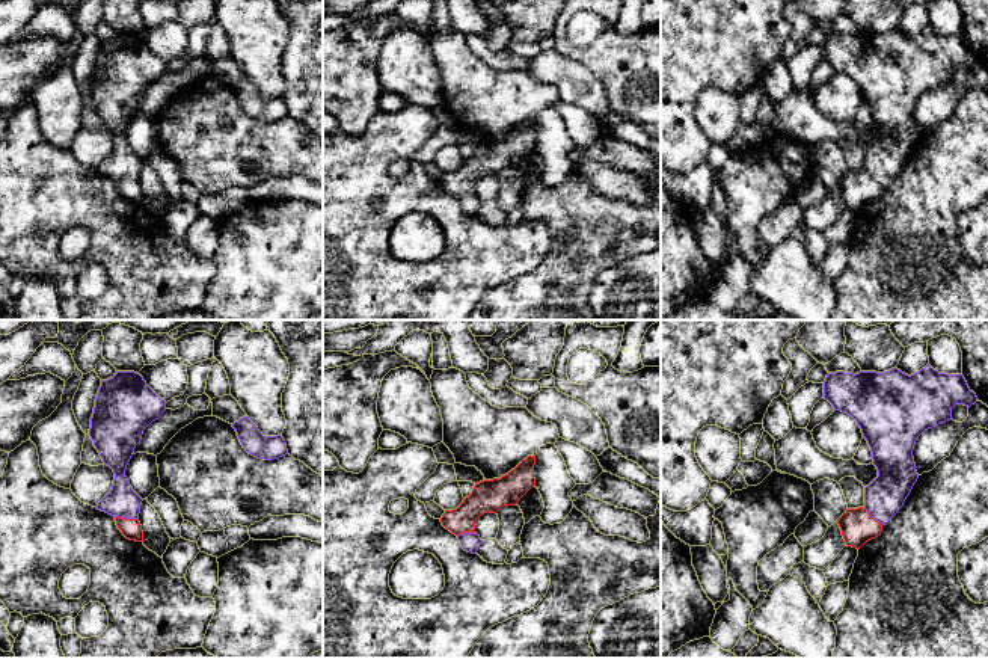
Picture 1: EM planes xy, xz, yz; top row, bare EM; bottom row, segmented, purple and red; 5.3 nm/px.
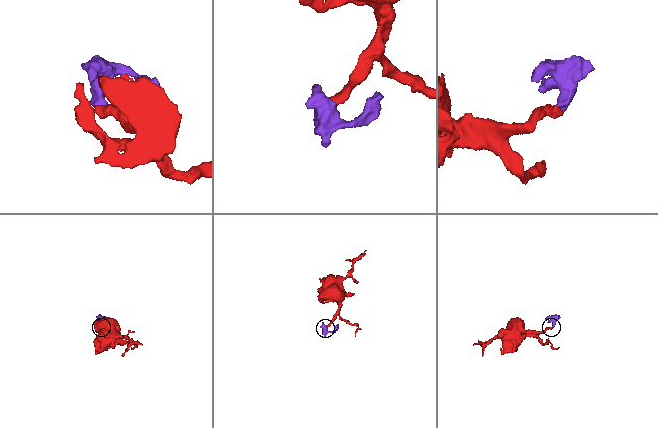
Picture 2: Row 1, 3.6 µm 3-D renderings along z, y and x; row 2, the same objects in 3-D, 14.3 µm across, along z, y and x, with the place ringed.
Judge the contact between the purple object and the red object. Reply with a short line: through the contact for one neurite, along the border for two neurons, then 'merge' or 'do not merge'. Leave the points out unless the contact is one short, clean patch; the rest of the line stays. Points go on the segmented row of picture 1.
line xy (122, 501), (127, 518), (131, 528); merge

